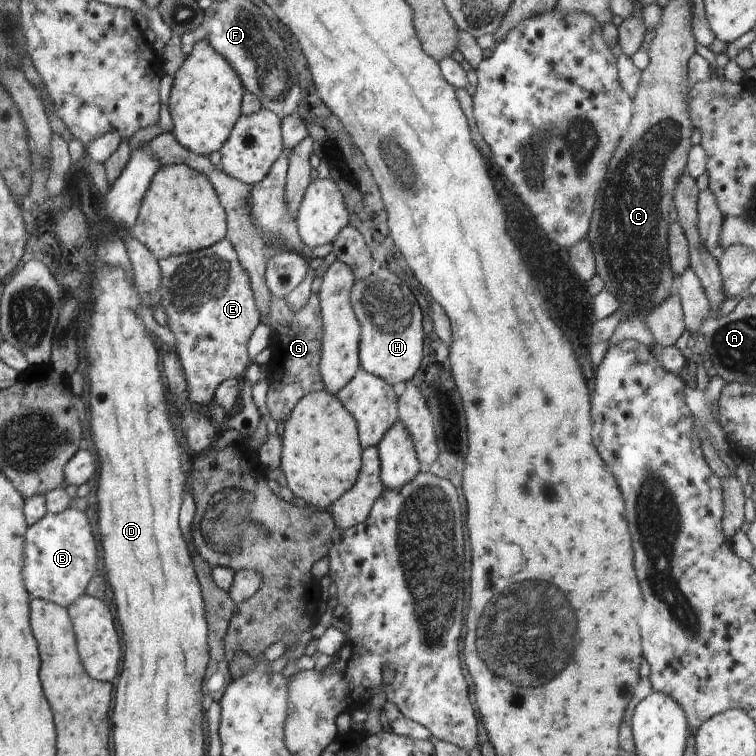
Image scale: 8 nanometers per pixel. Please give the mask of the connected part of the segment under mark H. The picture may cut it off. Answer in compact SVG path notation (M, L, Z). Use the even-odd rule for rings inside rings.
M382 270L374 272L361 282L356 282L351 290L351 306L363 326L363 341L360 346L360 359L363 368L371 374L378 375L384 382L398 384L409 382L416 375L422 362L424 350L424 328L422 312L408 290L408 286L398 280L392 272Z

